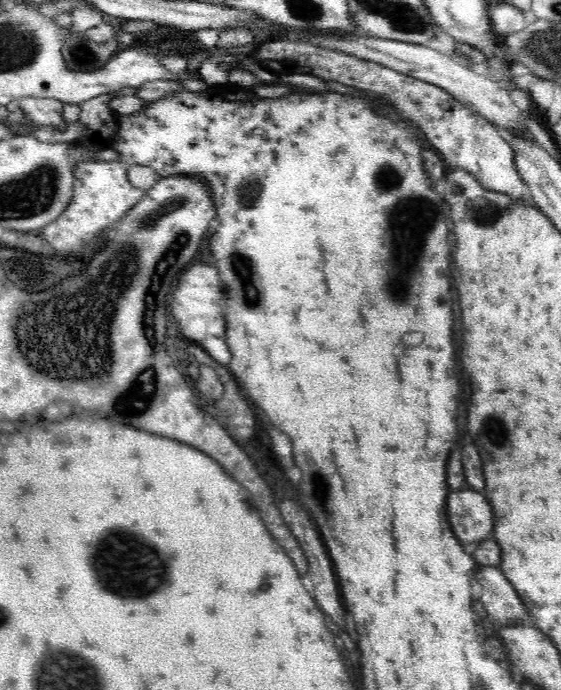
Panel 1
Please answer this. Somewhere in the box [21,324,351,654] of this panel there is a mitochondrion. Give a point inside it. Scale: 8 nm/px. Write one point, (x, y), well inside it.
(139, 570)

